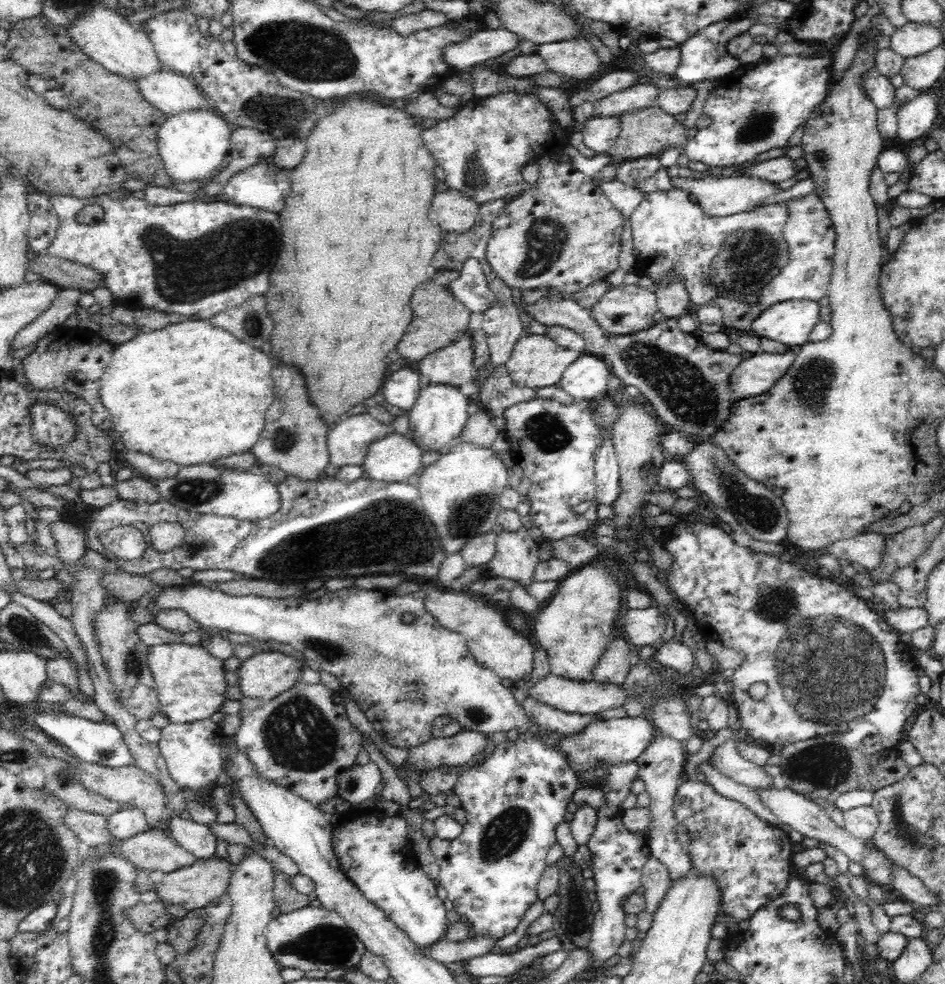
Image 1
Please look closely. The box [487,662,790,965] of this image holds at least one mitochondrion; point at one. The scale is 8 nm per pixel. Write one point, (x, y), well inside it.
(578, 921)

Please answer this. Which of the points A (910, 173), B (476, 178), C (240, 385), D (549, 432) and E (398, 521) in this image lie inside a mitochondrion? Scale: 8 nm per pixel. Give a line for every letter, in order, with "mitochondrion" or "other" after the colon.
A: other
B: mitochondrion
C: other
D: mitochondrion
E: mitochondrion

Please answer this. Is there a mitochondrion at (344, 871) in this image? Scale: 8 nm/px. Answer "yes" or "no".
no

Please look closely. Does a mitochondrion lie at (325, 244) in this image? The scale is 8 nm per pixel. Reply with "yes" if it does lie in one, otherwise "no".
no

